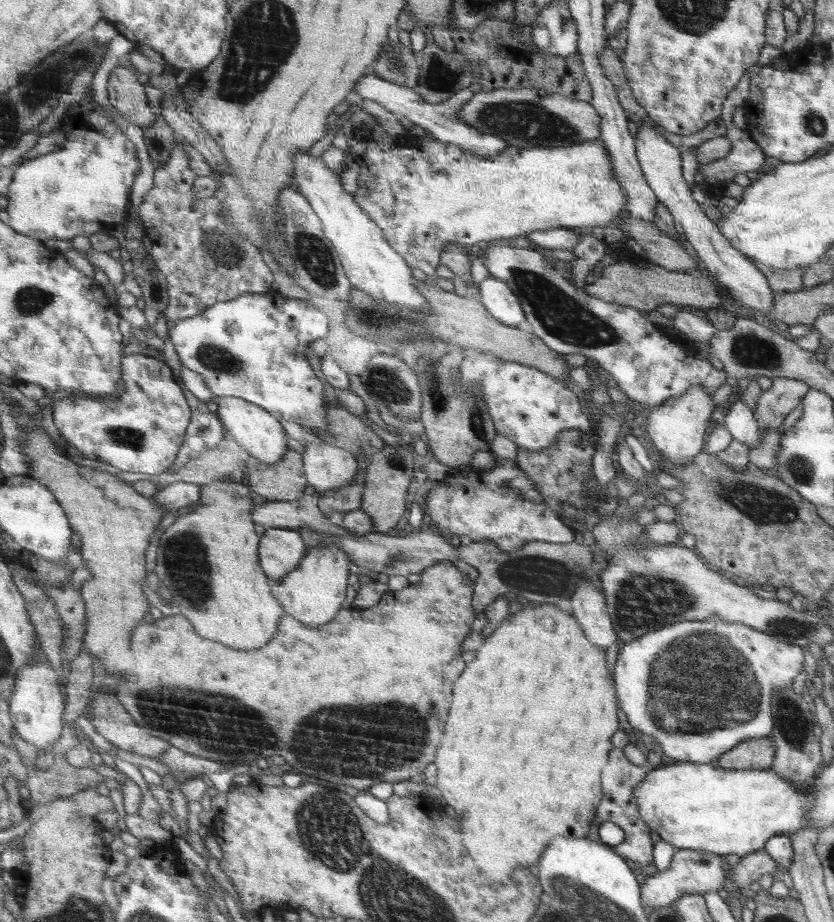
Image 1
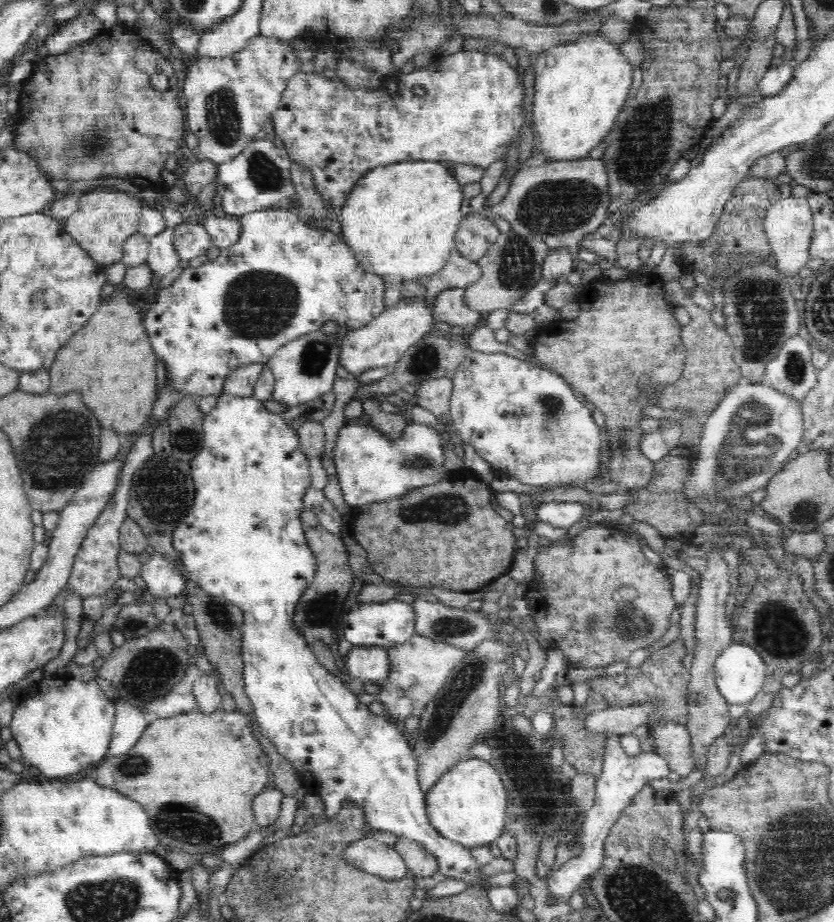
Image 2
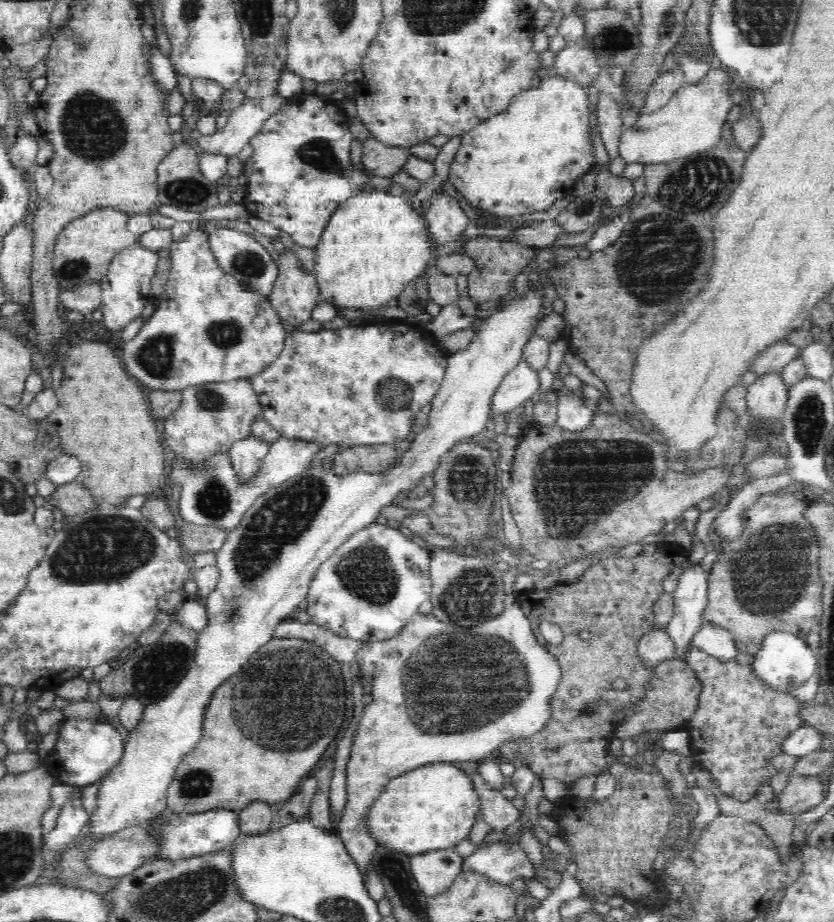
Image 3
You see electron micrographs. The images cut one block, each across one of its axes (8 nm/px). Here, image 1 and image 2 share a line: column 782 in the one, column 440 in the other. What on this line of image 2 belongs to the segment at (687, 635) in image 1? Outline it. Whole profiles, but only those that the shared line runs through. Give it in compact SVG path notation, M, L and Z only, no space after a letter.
M414 633L404 644L394 645L387 649L390 657L390 672L387 673L386 684L378 696L370 694L366 699L380 700L388 708L388 714L396 718L408 718L412 714L420 714L434 698L434 695L444 686L446 675L452 672L450 668L450 652L456 652L456 647L442 641L430 640L429 637Z

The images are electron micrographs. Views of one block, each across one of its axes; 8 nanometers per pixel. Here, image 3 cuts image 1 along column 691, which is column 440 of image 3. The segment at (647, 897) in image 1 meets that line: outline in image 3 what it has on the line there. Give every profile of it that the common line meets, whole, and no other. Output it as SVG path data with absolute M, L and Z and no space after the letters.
M453 847L409 857L410 874L427 897L450 888L462 863L463 858Z

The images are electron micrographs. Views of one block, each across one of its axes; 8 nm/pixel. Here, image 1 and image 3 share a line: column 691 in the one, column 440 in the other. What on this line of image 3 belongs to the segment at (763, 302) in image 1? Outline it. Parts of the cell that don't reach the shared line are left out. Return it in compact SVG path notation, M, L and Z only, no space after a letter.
M447 185L442 186L441 193L432 196L431 205L424 213L435 245L462 239L460 234L466 230L468 216Z

